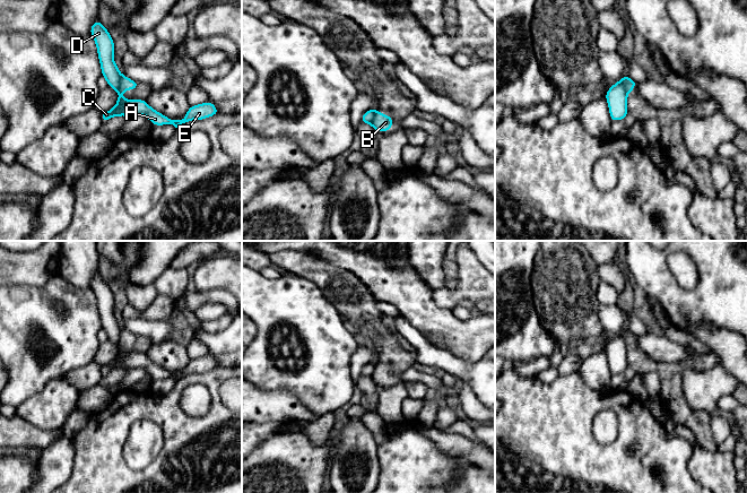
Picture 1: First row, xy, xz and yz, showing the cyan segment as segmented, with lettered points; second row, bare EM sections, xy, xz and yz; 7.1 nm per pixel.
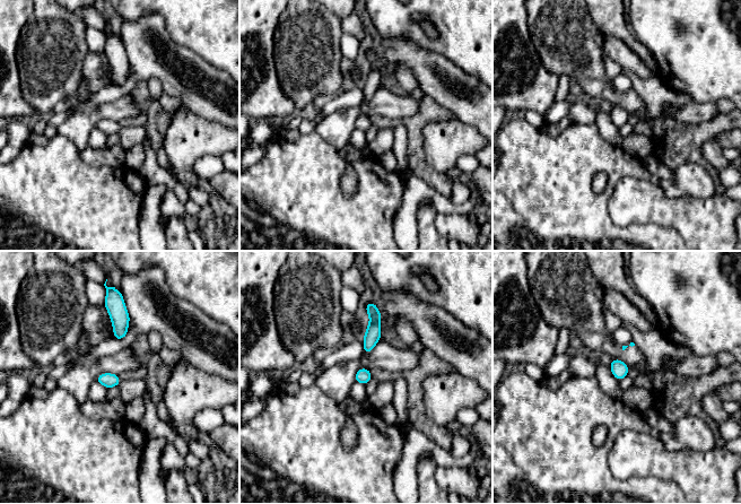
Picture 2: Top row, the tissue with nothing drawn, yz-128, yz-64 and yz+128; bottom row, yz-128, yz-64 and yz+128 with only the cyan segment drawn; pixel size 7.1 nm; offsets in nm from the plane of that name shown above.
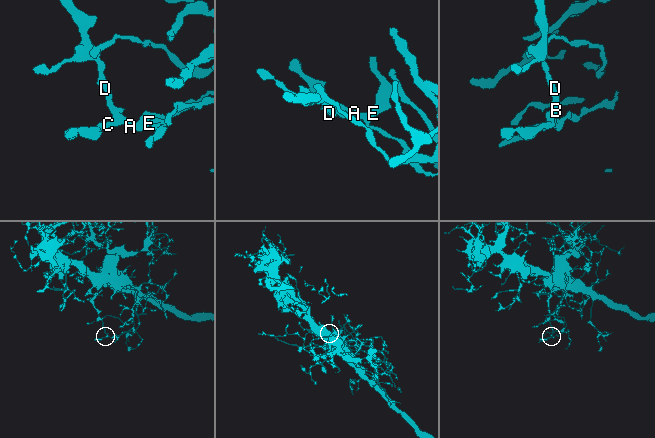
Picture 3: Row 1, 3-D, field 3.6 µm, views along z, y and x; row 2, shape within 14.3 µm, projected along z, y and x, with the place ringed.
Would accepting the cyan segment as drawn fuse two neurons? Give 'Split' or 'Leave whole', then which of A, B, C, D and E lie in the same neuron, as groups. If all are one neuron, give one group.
Split. Groups: A C D E / B

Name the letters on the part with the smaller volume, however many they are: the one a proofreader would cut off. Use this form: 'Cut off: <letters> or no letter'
Cut off: B

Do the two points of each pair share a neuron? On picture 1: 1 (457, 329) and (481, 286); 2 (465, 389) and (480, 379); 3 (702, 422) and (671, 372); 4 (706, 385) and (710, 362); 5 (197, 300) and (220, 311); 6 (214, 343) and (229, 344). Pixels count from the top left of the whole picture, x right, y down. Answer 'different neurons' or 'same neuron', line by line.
1: different neurons
2: different neurons
3: same neuron
4: different neurons
5: different neurons
6: same neuron

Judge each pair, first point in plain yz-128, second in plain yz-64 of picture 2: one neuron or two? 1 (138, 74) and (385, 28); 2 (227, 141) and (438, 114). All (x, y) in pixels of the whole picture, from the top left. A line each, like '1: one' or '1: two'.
1: two
2: two

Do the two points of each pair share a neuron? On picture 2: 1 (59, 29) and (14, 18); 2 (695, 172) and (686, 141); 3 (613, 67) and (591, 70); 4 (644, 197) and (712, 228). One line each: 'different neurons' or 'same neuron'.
1: different neurons
2: different neurons
3: different neurons
4: same neuron

